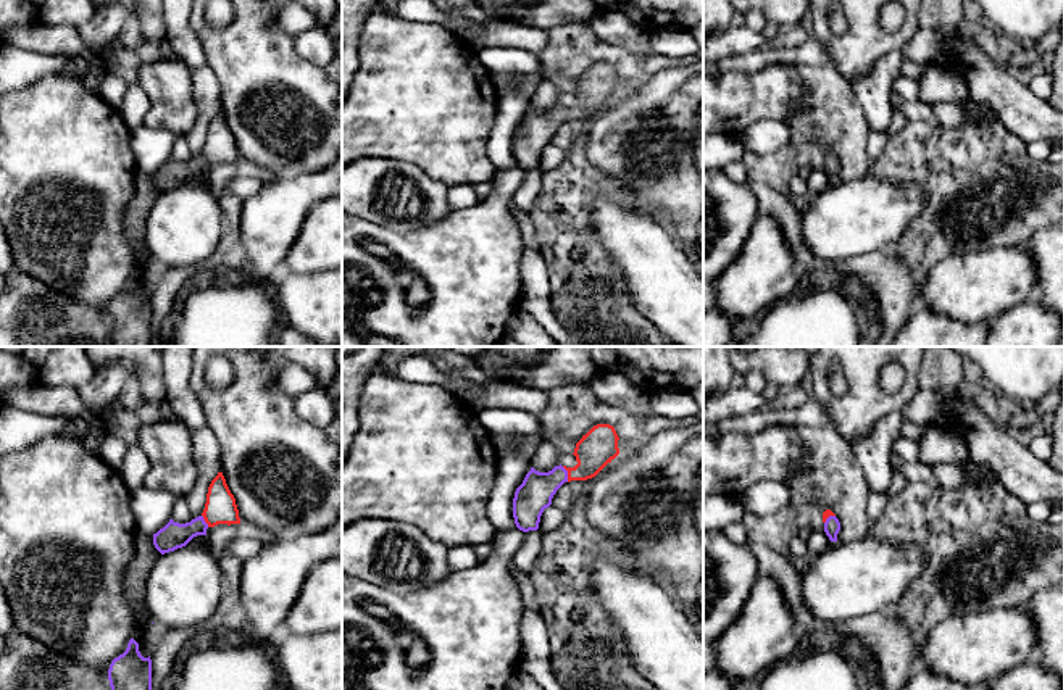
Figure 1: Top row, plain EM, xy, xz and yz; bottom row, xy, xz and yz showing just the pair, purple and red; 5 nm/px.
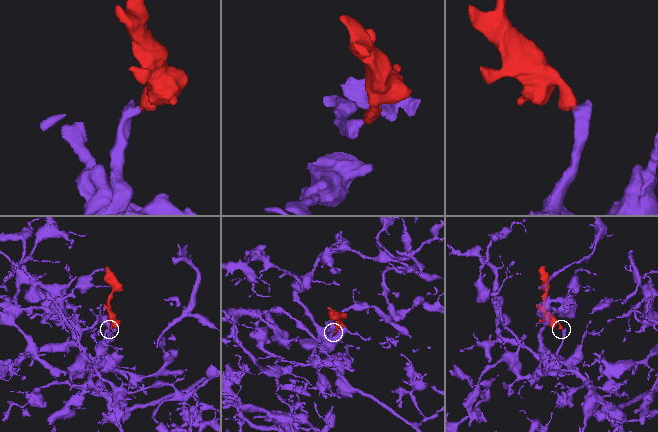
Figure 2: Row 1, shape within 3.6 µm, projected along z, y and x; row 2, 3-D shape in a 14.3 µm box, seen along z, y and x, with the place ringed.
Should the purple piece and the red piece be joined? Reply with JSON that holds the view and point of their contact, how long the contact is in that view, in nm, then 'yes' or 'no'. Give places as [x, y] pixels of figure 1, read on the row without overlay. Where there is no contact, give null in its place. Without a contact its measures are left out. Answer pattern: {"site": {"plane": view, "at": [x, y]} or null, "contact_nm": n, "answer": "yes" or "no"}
{"site": {"plane": "xz", "at": [566, 113]}, "contact_nm": 90, "answer": "yes"}

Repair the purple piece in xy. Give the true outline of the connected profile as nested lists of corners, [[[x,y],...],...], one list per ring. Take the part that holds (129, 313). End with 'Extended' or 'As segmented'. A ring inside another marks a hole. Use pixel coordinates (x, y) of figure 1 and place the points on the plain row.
[[[134,277],[129,279],[126,290],[111,300],[108,319],[108,347],[150,347],[152,298],[140,293]]]. As segmented

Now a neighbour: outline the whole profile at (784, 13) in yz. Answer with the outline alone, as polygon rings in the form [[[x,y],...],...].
[[[731,0],[734,11],[747,13],[758,10],[766,23],[779,29],[795,27],[810,10],[810,0]]]

